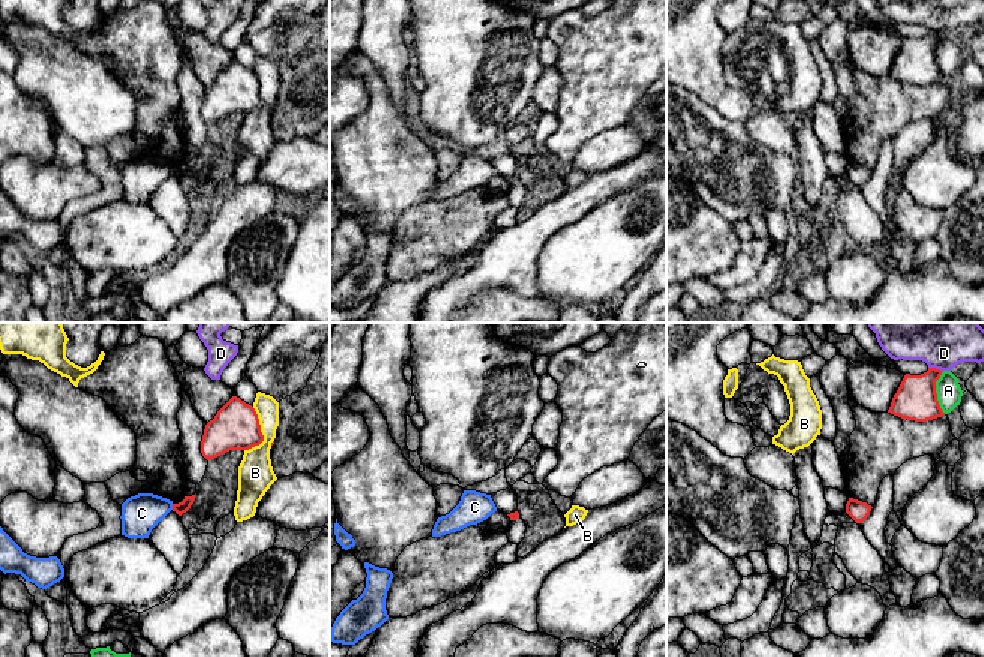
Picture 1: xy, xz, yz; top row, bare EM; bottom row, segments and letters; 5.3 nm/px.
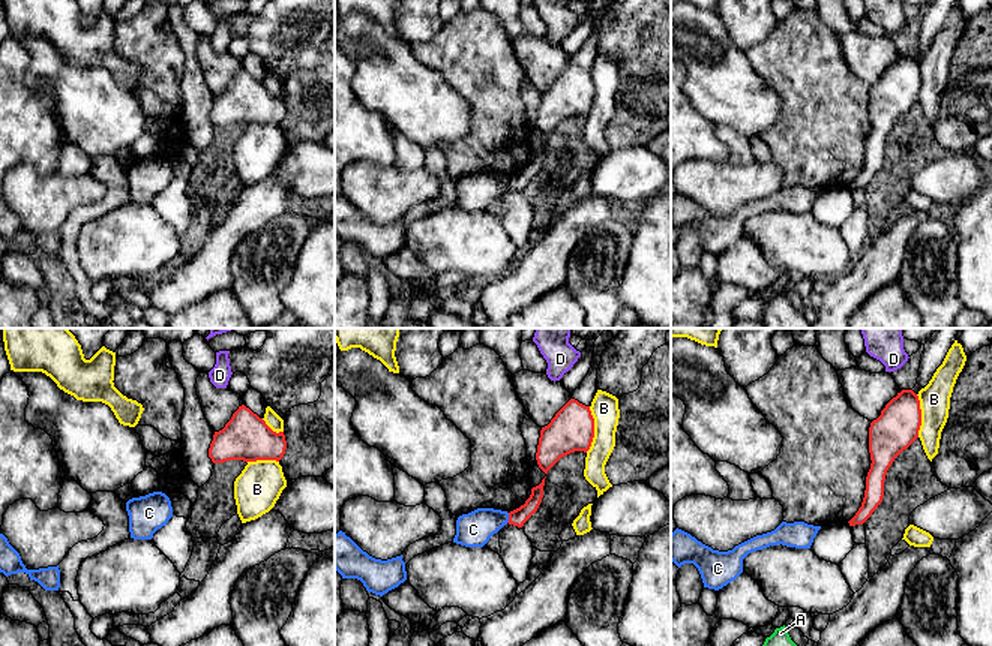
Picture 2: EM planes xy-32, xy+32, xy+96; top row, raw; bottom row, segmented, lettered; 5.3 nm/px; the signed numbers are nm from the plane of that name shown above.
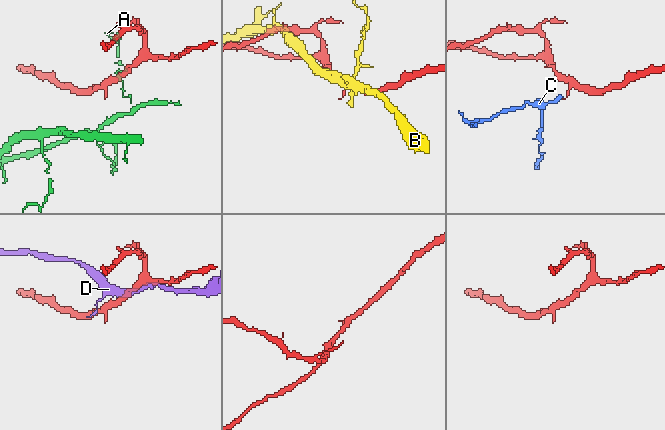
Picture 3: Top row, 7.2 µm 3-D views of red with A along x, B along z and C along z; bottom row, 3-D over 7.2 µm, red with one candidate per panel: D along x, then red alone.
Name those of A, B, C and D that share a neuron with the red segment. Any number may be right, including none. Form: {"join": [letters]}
{"join": []}

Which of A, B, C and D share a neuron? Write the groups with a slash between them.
A / B / C / D

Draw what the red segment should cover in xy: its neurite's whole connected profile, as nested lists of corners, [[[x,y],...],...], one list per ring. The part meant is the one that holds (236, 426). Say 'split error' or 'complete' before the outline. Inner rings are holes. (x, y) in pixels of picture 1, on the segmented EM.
complete; [[[232,396],[206,424],[201,453],[210,460],[230,450],[249,450],[264,441],[255,408]]]

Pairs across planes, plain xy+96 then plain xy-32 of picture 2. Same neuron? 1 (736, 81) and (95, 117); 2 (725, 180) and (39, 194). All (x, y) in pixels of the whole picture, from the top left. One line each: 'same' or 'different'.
1: same
2: same

